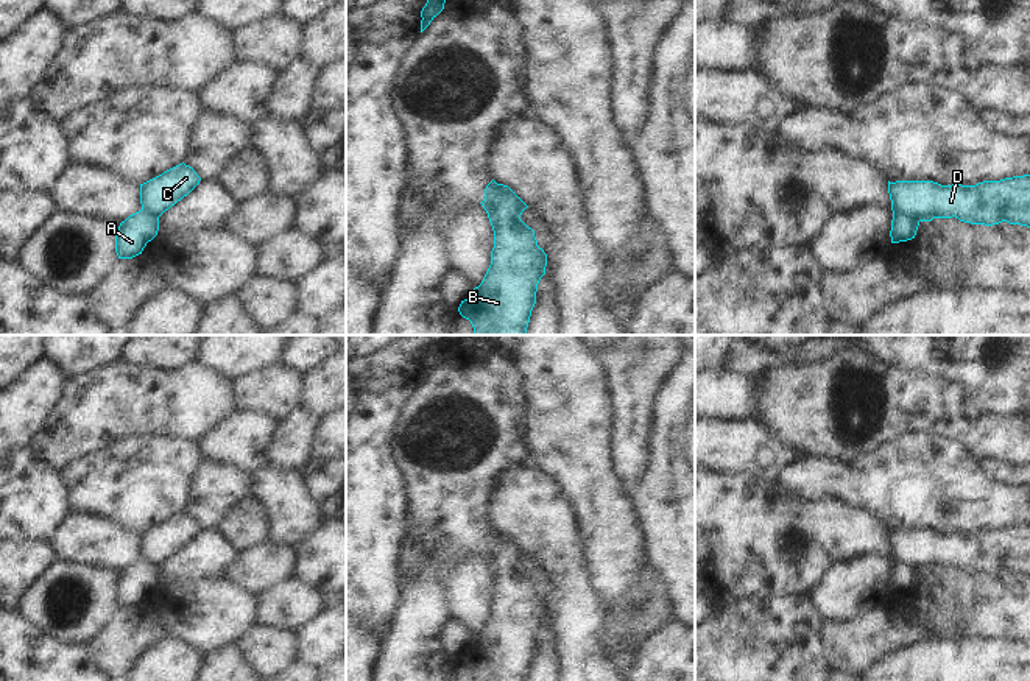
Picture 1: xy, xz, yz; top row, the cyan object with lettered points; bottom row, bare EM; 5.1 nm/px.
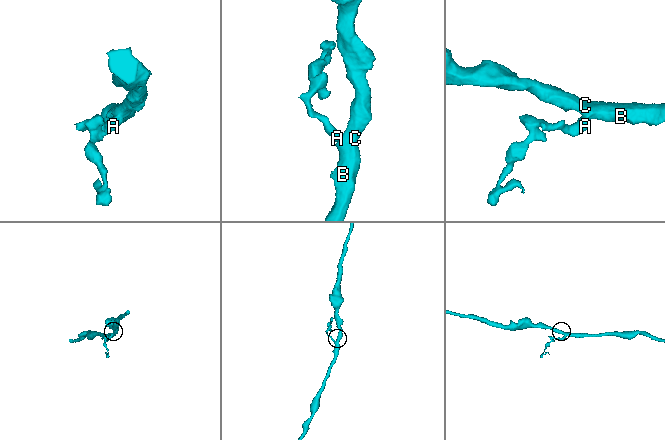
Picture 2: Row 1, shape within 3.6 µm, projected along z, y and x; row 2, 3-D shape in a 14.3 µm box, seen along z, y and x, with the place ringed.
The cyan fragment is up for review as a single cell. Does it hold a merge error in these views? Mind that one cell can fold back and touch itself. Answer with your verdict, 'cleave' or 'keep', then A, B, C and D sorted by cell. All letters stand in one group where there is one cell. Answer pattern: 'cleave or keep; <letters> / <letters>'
cleave; A / B C D

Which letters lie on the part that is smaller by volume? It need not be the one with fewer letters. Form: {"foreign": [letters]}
{"foreign": ["A"]}

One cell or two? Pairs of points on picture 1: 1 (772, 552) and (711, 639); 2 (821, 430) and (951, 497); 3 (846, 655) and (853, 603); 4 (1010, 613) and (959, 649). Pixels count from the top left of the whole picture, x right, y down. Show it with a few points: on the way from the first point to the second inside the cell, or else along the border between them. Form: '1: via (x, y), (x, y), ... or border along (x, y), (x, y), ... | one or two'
1: border along (776, 594), (751, 594), (728, 599) | two
2: border along (901, 437), (882, 443), (853, 463), (832, 462) | two
3: border along (884, 602), (848, 621), (823, 621) | two
4: border along (957, 635), (1004, 638), (1010, 642) | two

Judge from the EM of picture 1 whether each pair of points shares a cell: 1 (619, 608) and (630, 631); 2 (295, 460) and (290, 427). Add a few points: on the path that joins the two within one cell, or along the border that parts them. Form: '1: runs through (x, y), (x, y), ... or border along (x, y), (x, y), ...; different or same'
1: border along (652, 594), (630, 616), (617, 622), (608, 622); different
2: runs through (292, 452), (292, 435); same

